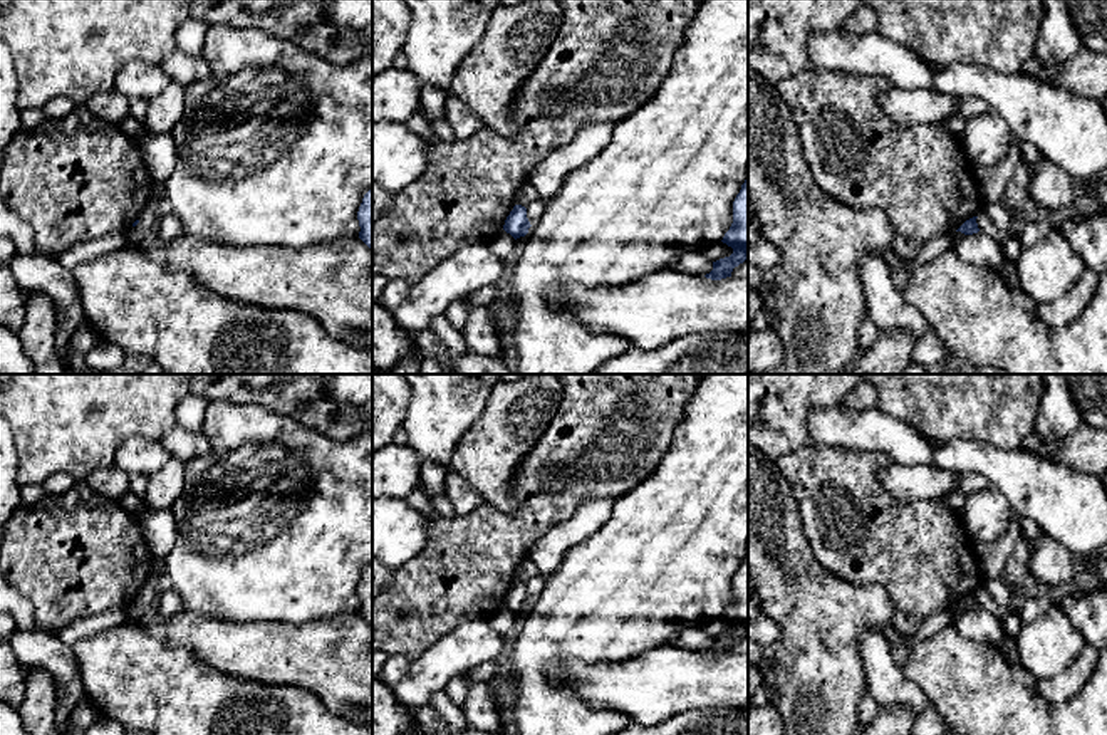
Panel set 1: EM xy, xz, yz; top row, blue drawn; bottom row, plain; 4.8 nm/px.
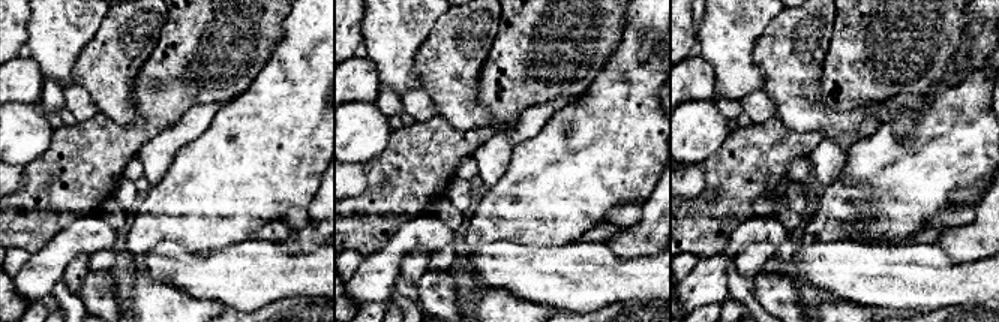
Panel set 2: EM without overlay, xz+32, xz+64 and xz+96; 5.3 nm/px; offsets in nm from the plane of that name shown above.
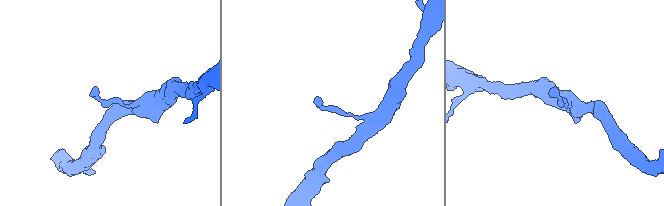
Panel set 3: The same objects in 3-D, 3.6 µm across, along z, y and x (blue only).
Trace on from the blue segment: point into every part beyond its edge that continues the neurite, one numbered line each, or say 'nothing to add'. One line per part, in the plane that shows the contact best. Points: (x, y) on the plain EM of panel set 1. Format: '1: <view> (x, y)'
nothing to add

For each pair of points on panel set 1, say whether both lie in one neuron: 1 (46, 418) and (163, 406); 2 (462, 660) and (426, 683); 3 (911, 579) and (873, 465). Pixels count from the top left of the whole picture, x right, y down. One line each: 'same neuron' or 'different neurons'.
1: same neuron
2: same neuron
3: same neuron

